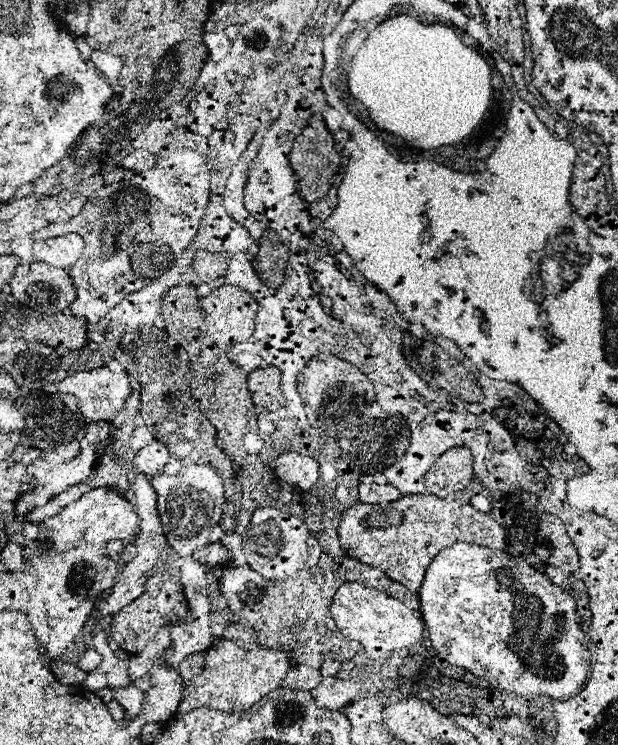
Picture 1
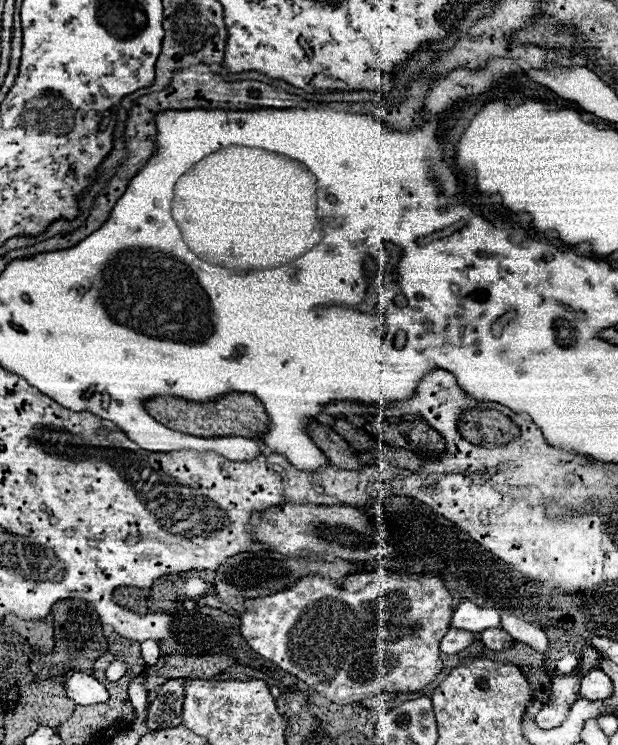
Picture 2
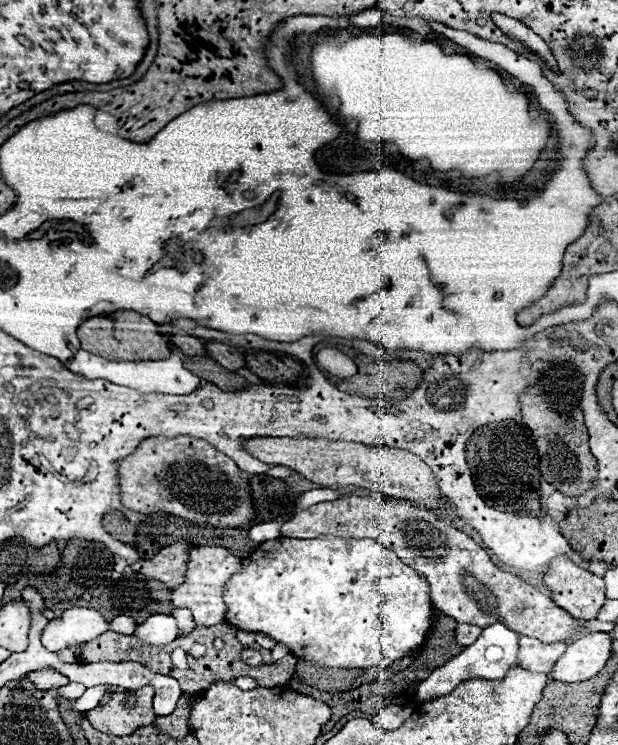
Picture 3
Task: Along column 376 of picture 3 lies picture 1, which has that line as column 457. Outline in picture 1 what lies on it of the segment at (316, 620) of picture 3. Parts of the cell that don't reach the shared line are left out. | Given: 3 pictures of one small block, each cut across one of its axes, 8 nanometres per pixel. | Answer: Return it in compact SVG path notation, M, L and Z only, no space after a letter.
M456 542L448 548L444 548L428 566L424 578L422 578L422 586L418 590L418 600L420 600L420 616L422 622L428 630L428 636L432 640L432 646L454 666L460 668L468 668L472 670L474 676L480 676L488 682L492 682L494 686L500 686L502 690L508 690L512 694L520 694L520 696L530 696L530 694L546 694L552 698L566 698L568 694L576 692L588 678L590 678L590 662L588 656L584 656L586 652L586 636L582 632L582 628L576 622L576 606L572 596L562 590L560 586L556 586L546 574L534 570L532 566L528 566L524 560L514 560L508 554L504 554L500 548L486 548L486 546L478 546L478 544L468 544L468 542Z

